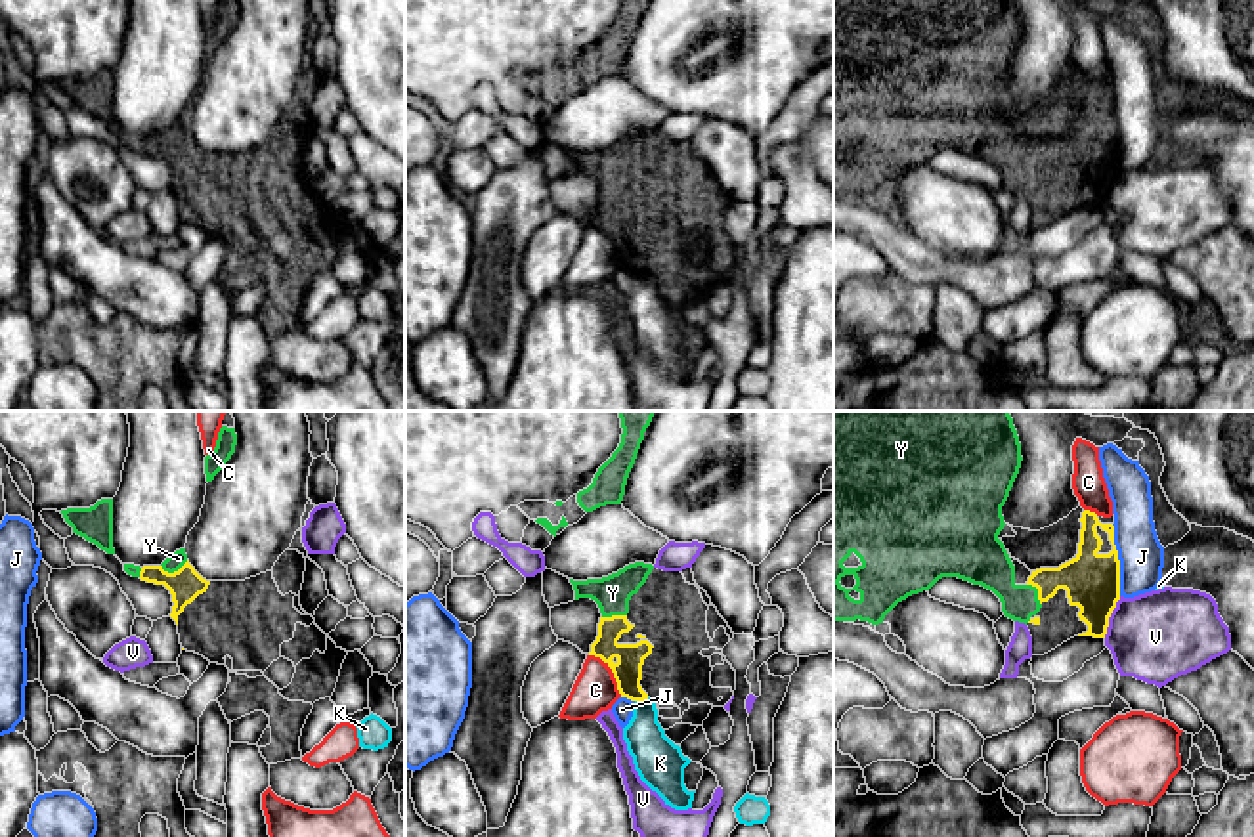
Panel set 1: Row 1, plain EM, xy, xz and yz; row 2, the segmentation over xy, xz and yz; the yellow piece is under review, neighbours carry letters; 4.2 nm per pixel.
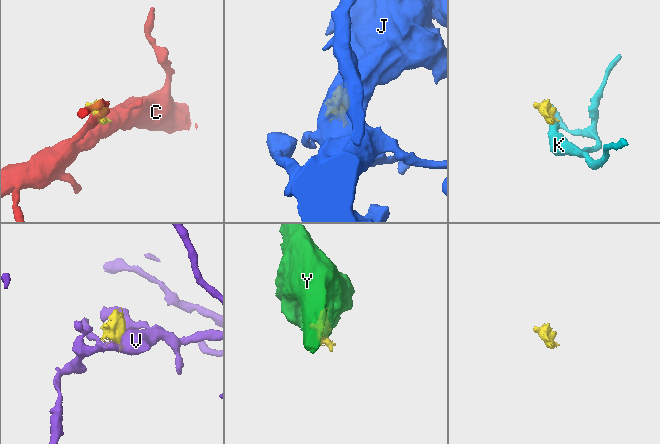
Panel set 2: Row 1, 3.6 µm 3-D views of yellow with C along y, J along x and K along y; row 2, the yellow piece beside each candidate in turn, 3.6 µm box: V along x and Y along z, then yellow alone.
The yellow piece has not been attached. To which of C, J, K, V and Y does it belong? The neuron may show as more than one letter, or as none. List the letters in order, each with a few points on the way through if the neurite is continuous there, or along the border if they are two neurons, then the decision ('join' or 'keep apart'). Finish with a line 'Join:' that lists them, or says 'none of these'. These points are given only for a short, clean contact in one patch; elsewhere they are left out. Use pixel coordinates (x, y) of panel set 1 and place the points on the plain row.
C: border along xz (589, 226), (597, 228), (610, 241), (622, 268); keep apart
J: border along yz (1111, 96), (1121, 167); keep apart
K: border along xz (648, 270), (635, 274); keep apart
V: border along yz (1121, 169), (1103, 209); keep apart
Y: runs through xy (184, 157), (174, 144), (178, 130); join
Join: Y

